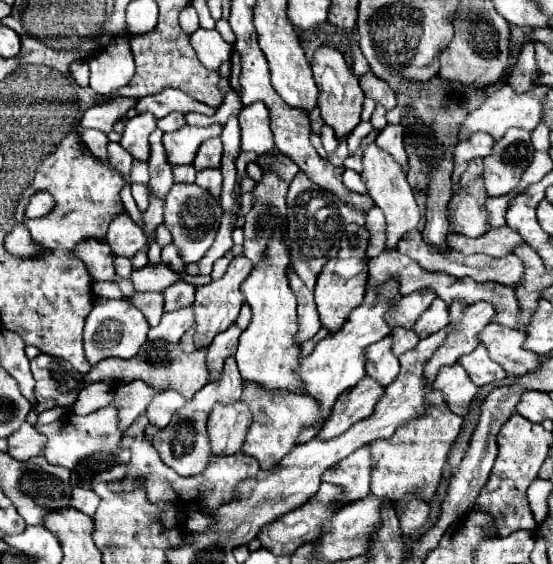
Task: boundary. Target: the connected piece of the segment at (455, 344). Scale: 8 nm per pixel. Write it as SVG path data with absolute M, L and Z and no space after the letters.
M478 301L468 305L462 321L458 323L458 329L450 333L446 345L442 345L442 349L438 349L438 353L434 353L434 357L426 363L426 377L434 381L440 367L454 365L458 357L472 353L472 349L476 349L480 343L478 335L488 323L494 321L494 317L496 317L496 309L488 301Z

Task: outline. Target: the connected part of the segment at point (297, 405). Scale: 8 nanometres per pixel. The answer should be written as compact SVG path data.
M246 389L242 393L242 401L248 403L254 421L248 429L246 441L242 445L242 453L256 457L262 469L274 469L282 457L294 449L298 435L304 431L304 427L322 427L326 423L326 417L322 415L322 407L316 399L312 399L308 393L292 395L292 393L258 393L258 389Z

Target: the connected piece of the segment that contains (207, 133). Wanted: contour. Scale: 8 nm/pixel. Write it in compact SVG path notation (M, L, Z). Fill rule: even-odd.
M184 125L172 133L164 133L164 149L170 157L172 165L184 165L184 163L192 163L196 157L198 147L210 139L210 137L218 137L222 133L220 125L212 125L212 127L192 127L192 125Z

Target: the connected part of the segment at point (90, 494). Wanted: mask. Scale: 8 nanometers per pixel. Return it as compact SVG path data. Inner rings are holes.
M78 487L72 491L72 507L86 513L88 517L94 517L98 503L100 503L100 497L94 491L84 491Z

